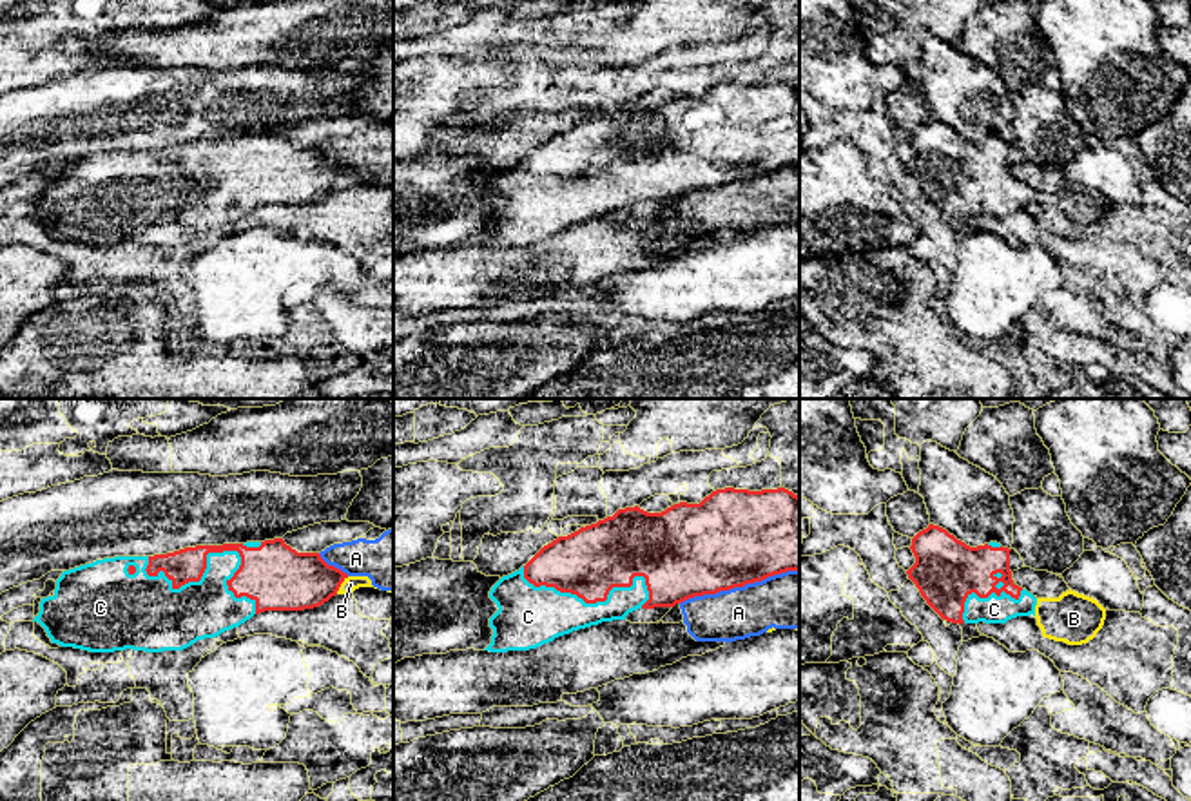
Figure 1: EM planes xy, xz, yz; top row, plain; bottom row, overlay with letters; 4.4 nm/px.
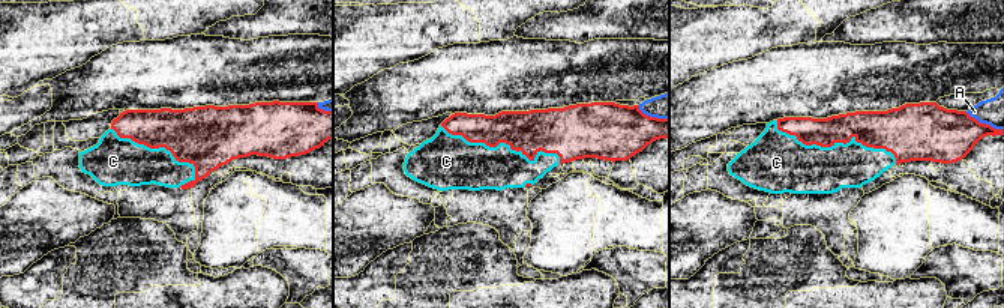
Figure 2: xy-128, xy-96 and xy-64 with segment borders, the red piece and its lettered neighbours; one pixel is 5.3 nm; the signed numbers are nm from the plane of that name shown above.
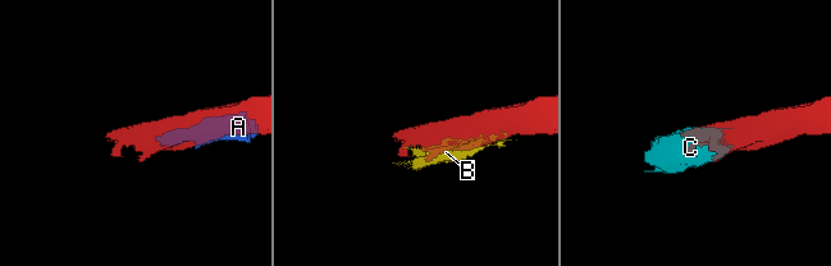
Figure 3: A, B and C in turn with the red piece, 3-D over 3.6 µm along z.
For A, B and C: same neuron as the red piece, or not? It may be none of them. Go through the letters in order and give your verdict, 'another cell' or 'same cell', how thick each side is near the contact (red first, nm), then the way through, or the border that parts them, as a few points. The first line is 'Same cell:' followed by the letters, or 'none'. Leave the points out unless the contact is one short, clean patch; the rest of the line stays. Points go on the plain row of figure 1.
Same cell: C
A: another cell; calibres 440 and 260 nm
B: another cell; calibres 280 and 70 nm
C: same cell; calibres 260 and 240 nm

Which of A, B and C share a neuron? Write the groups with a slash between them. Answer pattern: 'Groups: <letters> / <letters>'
Groups: A B / C

